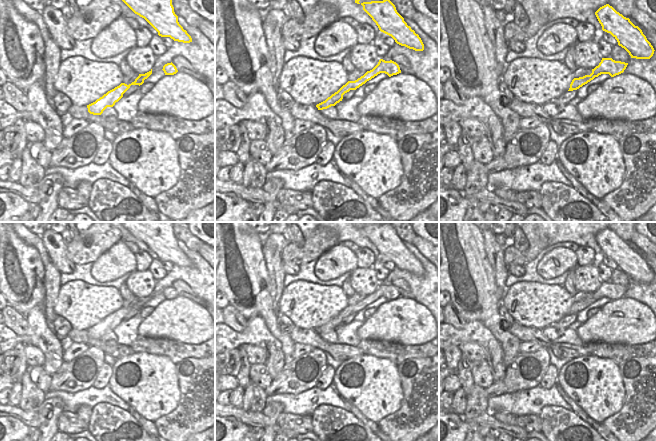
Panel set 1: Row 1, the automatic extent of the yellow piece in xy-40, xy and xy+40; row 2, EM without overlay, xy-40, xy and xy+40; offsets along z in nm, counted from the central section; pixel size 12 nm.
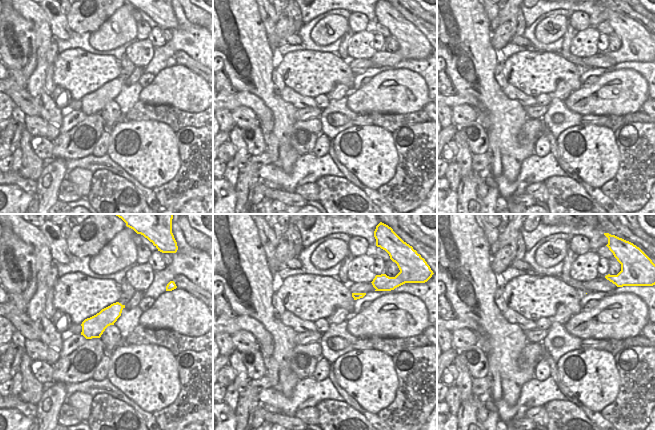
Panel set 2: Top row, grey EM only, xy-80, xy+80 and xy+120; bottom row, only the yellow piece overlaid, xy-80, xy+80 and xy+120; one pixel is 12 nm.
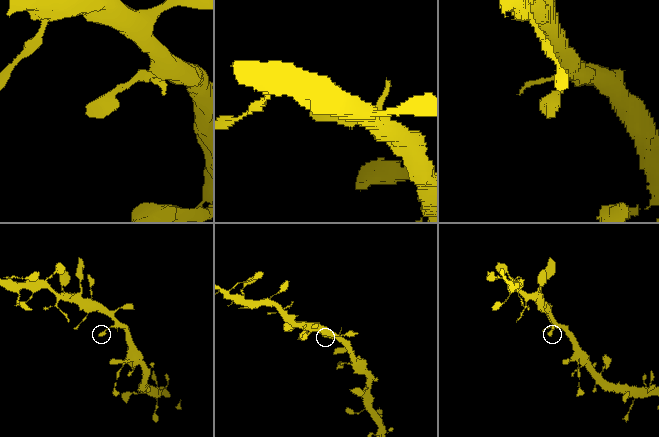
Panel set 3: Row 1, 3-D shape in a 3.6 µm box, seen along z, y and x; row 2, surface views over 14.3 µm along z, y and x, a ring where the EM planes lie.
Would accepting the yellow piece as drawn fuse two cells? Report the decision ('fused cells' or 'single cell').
single cell

